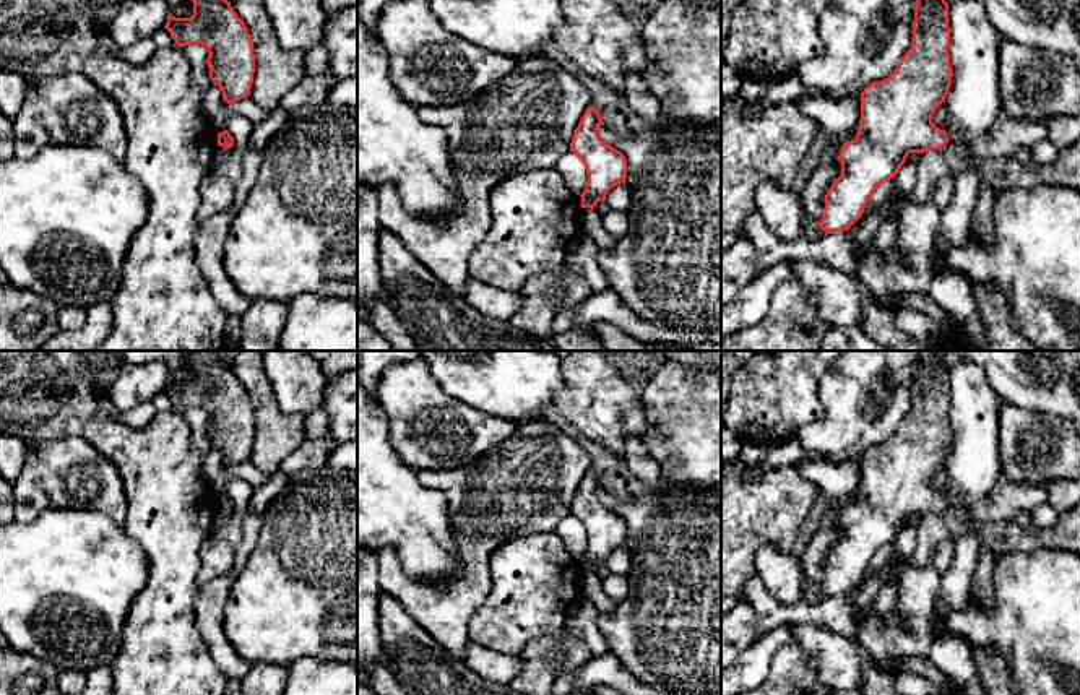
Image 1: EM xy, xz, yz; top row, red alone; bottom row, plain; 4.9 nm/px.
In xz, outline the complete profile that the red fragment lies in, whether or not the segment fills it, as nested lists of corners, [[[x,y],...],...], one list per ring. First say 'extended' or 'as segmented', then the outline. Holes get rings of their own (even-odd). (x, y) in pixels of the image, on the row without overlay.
as segmented | [[[590,469],[570,507],[570,515],[575,516],[585,528],[586,549],[581,560],[581,572],[594,573],[598,565],[604,565],[607,555],[625,546],[627,523],[616,512],[606,508],[598,490],[604,489],[596,471]]]

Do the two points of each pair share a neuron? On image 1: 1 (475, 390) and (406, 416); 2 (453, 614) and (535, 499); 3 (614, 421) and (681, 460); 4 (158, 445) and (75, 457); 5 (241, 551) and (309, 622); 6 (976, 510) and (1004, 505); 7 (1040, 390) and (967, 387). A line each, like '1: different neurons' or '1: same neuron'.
1: different neurons
2: same neuron
3: different neurons
4: different neurons
5: different neurons
6: same neuron
7: different neurons

